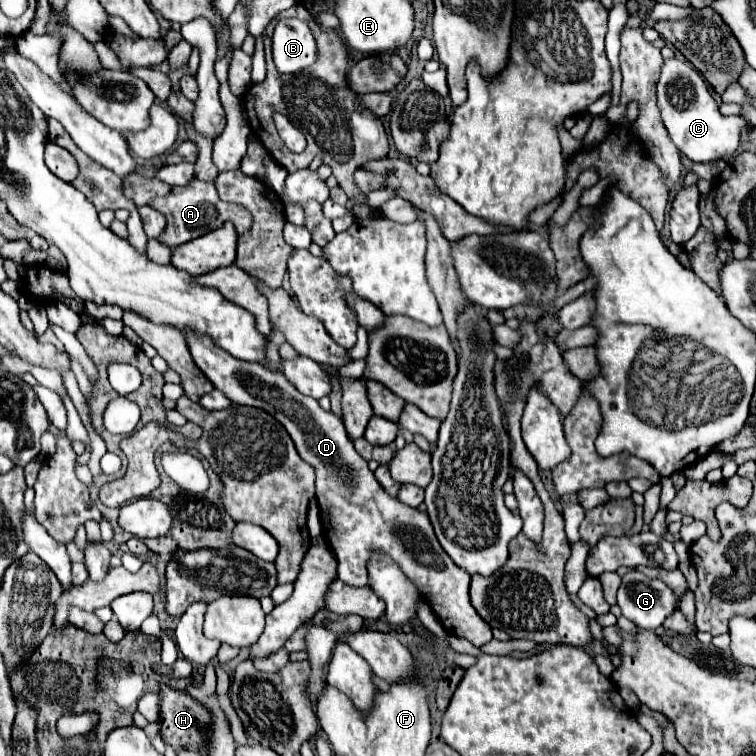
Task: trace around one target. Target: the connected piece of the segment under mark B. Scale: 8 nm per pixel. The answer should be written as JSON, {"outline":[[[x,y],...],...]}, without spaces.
{"outline":[[[279,20],[273,32],[273,60],[281,72],[301,72],[317,58],[317,42],[307,22]]]}

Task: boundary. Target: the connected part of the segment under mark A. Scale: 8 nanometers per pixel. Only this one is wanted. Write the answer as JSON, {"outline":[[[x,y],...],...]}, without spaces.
{"outline":[[[191,180],[189,186],[181,188],[181,186],[175,186],[173,188],[173,194],[169,194],[167,198],[155,198],[149,206],[153,206],[155,210],[159,210],[161,214],[165,214],[167,218],[167,228],[165,228],[165,234],[159,236],[159,242],[171,246],[171,248],[177,248],[189,240],[195,240],[211,230],[217,230],[219,226],[223,226],[223,222],[231,220],[237,228],[239,234],[247,232],[253,224],[253,216],[251,212],[247,212],[243,206],[239,204],[231,204],[231,202],[223,202],[217,194],[217,188],[213,184],[207,184],[207,182],[201,182],[201,180]]]}

